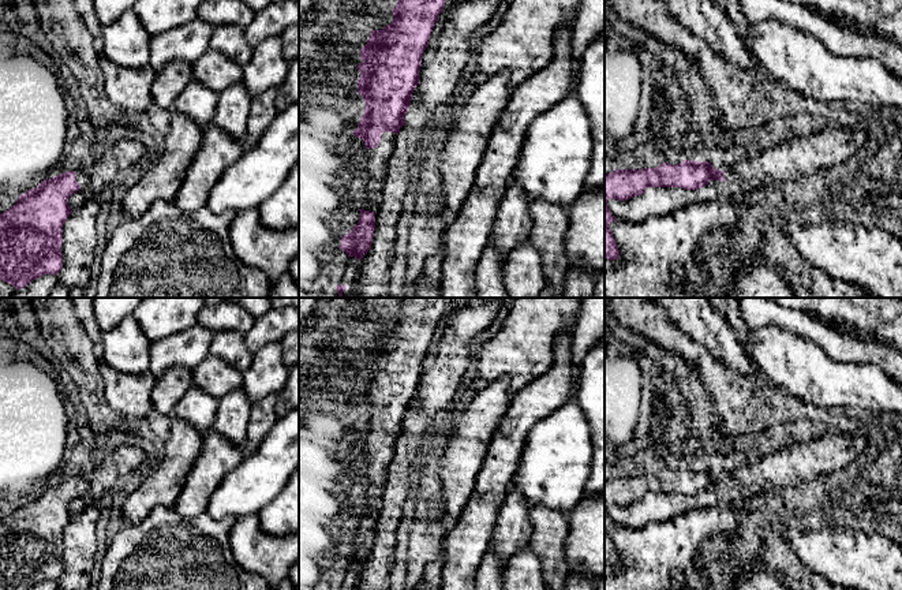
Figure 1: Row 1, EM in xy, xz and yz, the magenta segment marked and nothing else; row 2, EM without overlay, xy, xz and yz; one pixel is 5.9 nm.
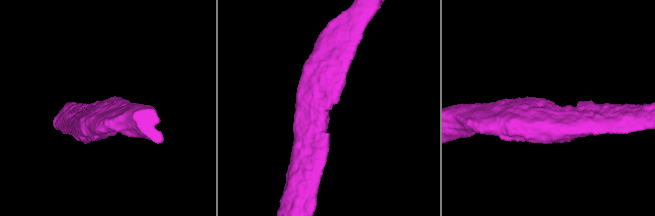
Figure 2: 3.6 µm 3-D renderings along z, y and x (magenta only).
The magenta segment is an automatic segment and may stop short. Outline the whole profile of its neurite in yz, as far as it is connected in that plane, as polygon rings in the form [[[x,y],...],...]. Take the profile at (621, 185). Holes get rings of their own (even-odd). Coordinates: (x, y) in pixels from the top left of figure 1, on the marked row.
[[[690,161],[673,165],[663,163],[656,168],[615,169],[605,175],[605,257],[609,261],[620,257],[617,242],[610,229],[615,217],[607,206],[609,199],[626,201],[643,194],[648,187],[681,187],[697,190],[711,180],[725,182],[725,171],[708,161]]]

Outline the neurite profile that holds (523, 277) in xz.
[[[529,242],[510,250],[504,268],[504,285],[509,298],[538,298],[546,287],[540,254]]]

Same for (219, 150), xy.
[[[210,123],[203,128],[201,148],[186,172],[175,203],[187,213],[206,206],[213,186],[244,152],[242,141]]]

